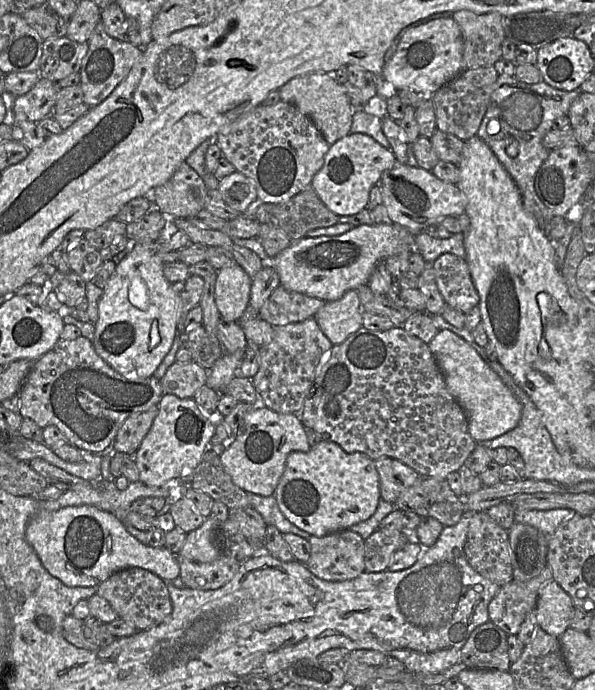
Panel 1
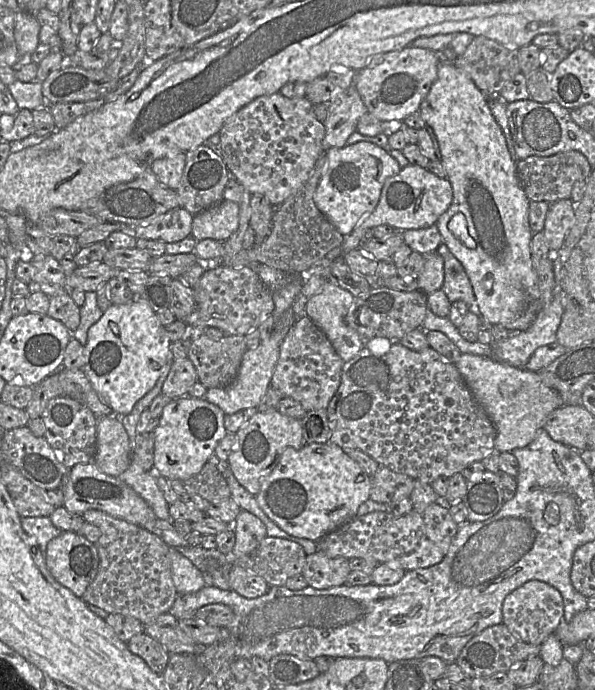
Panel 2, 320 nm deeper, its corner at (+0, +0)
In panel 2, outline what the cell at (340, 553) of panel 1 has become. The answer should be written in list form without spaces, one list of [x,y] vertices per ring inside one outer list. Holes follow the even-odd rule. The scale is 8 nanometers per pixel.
[[[321,551],[307,555],[302,572],[308,586],[318,590],[344,585],[350,573],[350,560],[330,558]]]

